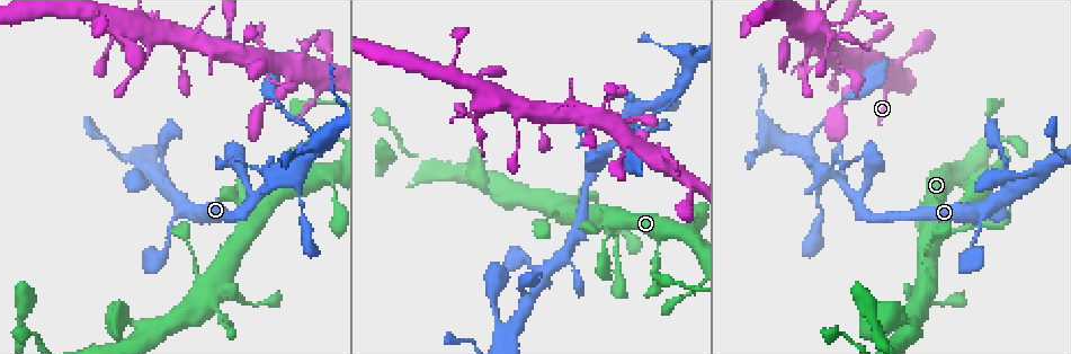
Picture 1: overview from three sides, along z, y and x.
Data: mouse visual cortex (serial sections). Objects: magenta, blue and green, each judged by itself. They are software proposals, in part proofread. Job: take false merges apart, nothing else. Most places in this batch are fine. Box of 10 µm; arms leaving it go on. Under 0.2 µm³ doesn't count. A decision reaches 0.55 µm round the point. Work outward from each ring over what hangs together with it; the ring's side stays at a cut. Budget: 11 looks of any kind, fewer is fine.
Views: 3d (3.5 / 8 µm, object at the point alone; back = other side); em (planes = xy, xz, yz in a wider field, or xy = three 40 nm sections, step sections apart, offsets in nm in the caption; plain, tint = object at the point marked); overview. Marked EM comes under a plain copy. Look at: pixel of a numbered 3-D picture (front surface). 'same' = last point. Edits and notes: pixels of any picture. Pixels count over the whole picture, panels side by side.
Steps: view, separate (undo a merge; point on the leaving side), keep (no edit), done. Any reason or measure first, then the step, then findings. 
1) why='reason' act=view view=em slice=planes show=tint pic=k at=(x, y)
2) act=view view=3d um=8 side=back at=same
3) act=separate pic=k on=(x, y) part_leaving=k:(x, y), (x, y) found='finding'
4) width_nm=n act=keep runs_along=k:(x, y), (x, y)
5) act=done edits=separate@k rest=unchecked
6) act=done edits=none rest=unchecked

act=view view=em slice=xy step=1 show=tint pic=1 at=(686, 231)

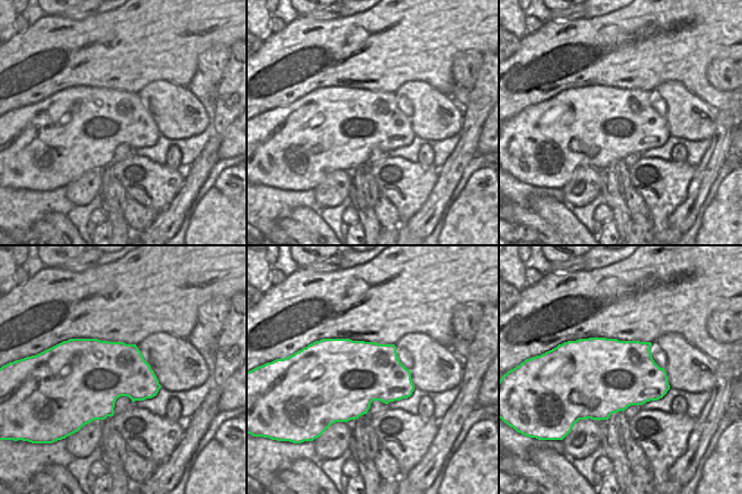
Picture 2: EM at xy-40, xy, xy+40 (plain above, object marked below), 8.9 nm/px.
why='wider look' act=view view=3d um=3.5 at=same

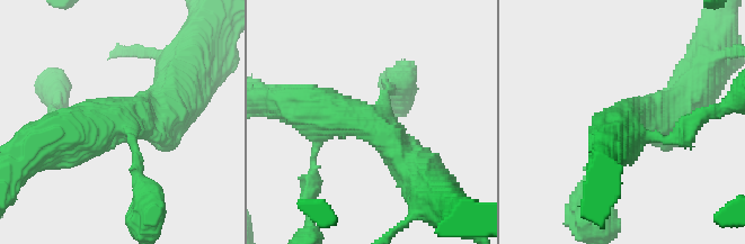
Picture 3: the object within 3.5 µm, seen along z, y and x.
arms=3 act=keep runs_along=3:(291, 104), (367, 120), (419, 172) found='continuous, no second cell'

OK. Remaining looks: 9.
why='sharp bend' act=view view=3d um=3.5 pic=1 at=(804, 146)

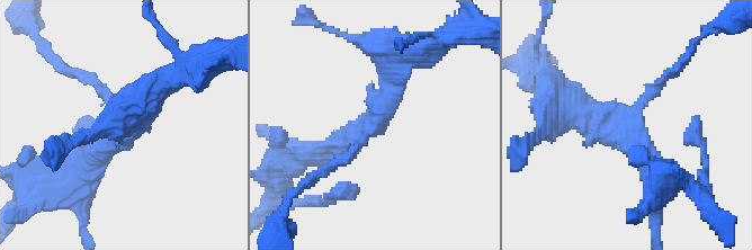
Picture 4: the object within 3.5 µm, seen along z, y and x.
why='now the EM' act=view view=em slice=xy step=3 show=tint pic=4 at=(370, 128)

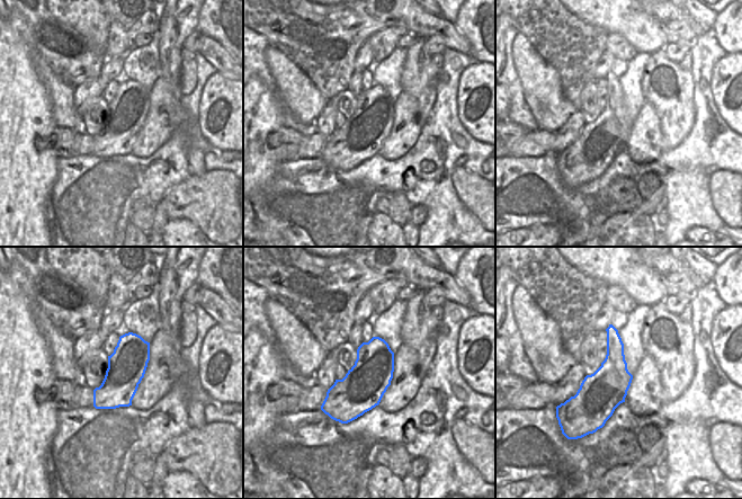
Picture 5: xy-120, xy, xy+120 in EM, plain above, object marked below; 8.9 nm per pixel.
act=keep runs_along=4:(321, 153), (369, 127), (394, 67) found='one cell here'

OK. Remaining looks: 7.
why='branch point' act=view view=3d um=8 pic=1 at=(504, 201)

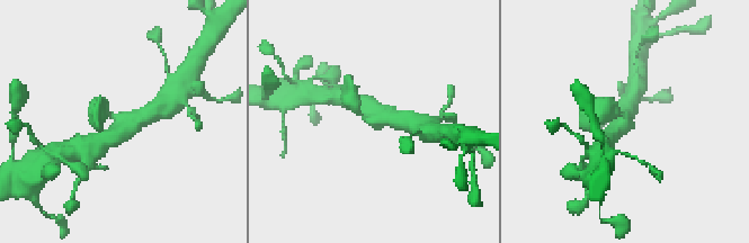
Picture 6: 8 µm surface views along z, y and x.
why='zoom in' act=view view=3d um=3.5 at=same

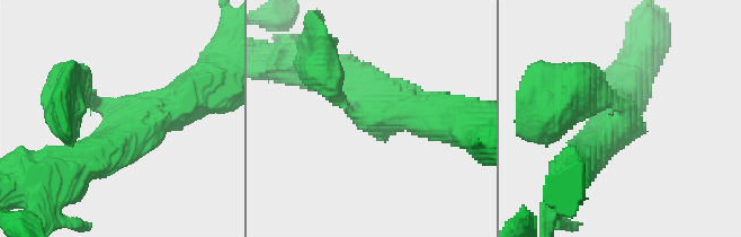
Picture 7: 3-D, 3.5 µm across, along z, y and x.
arms=3 arm_widths_nm=200,500,600 why='now the EM' act=view view=em slice=xy step=5 show=tint pic=7 at=(121, 115)

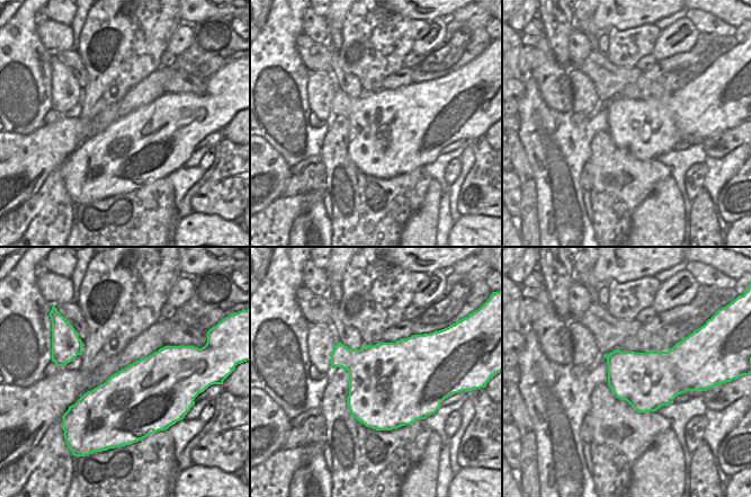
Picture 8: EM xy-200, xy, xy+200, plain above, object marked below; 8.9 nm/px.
act=keep runs_along=7:(199, 89), (82, 165) found='all the same cell'

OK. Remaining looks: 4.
why='sharp bend' act=view view=3d um=8 pic=1 at=(1044, 168)

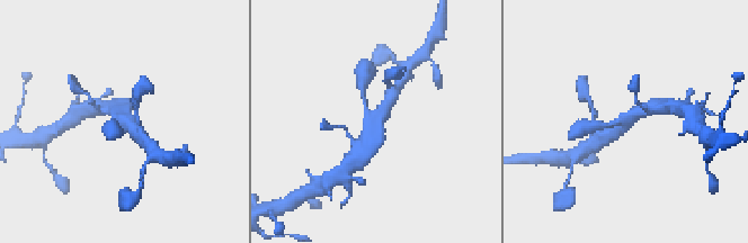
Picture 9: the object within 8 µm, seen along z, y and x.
arms=4 arm_widths_nm=150,350,400,400 act=view view=em slice=xy step=5 show=tint at=same

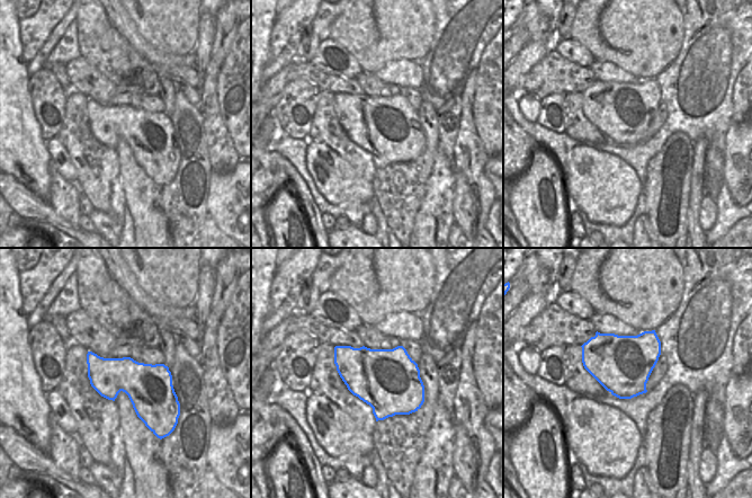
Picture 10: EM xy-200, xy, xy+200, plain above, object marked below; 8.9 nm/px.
width_nm=550 act=keep runs_along=9:(392, 97), (383, 115), (358, 142) found='continuous, no second cell'

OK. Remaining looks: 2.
act=done edits=none rest=unchecked

